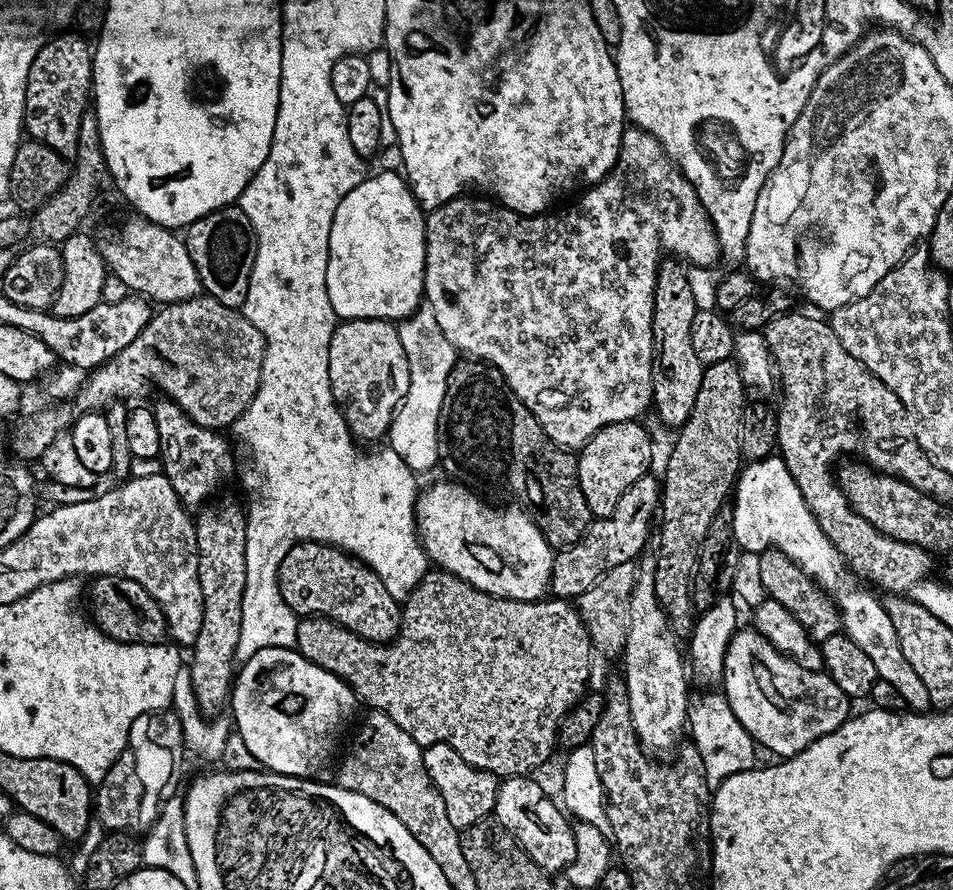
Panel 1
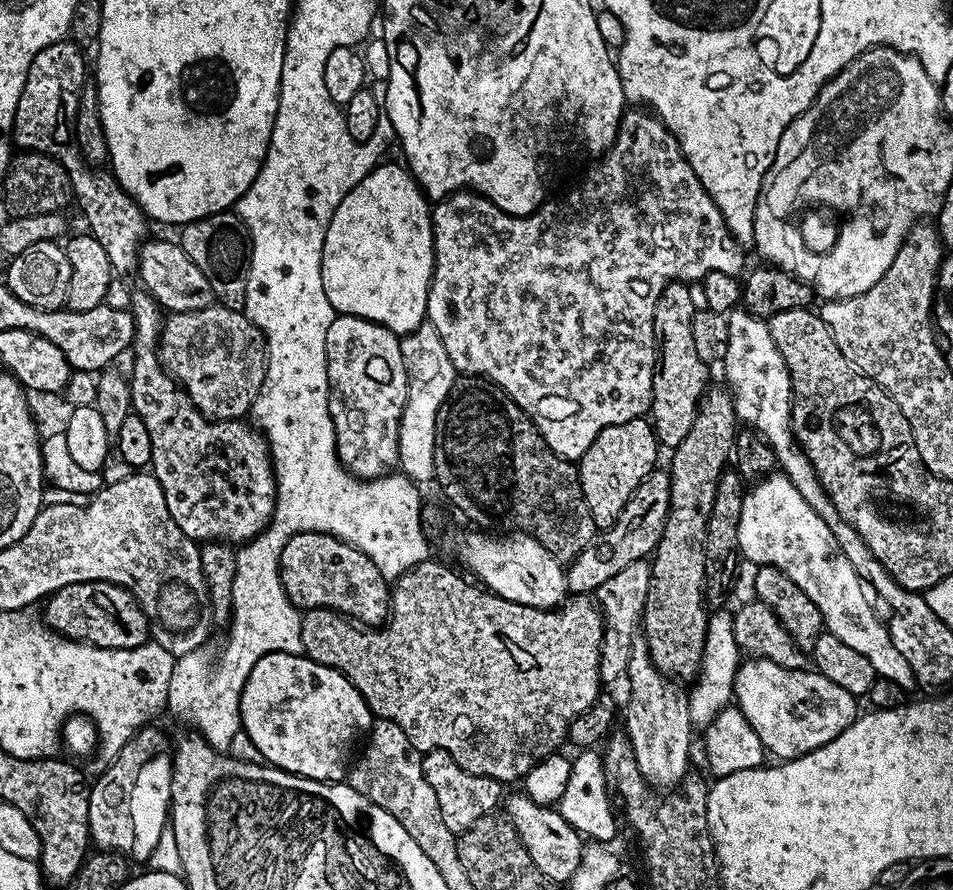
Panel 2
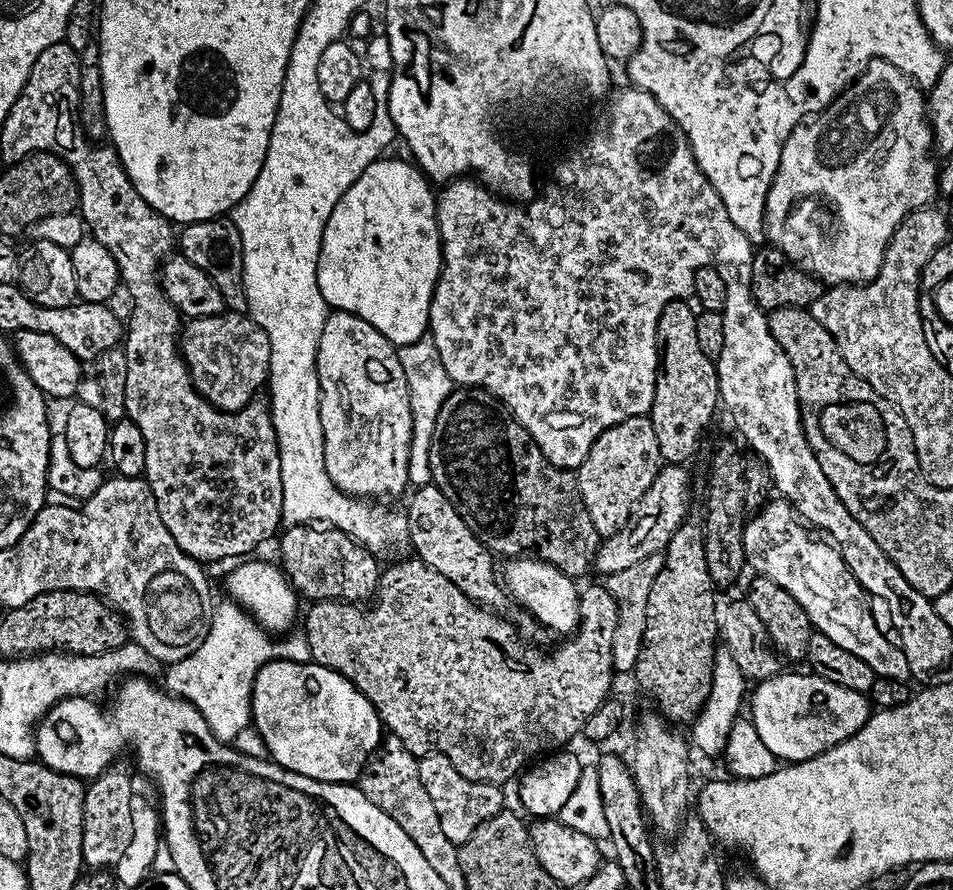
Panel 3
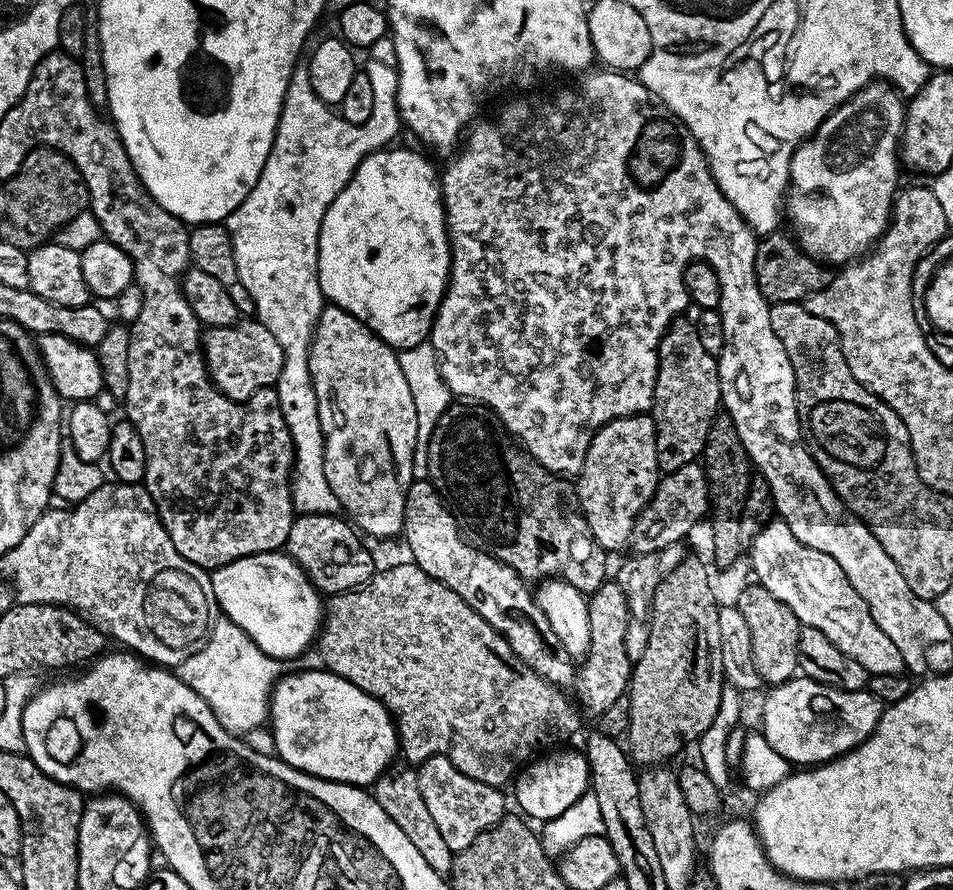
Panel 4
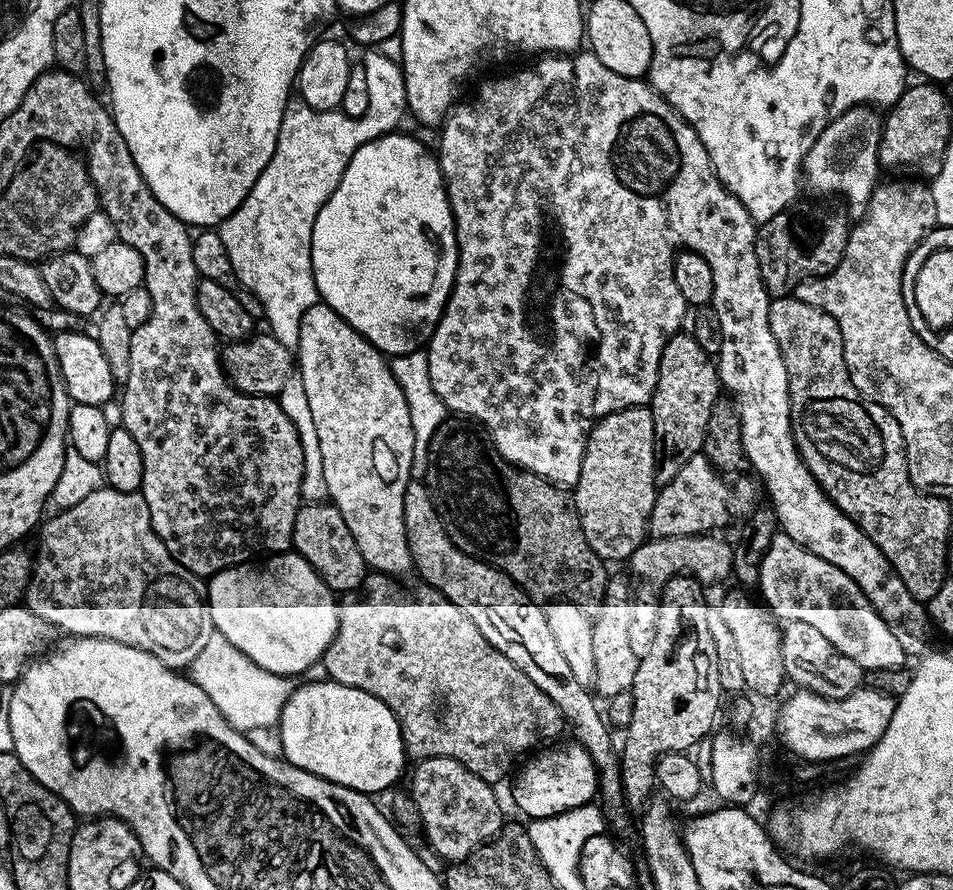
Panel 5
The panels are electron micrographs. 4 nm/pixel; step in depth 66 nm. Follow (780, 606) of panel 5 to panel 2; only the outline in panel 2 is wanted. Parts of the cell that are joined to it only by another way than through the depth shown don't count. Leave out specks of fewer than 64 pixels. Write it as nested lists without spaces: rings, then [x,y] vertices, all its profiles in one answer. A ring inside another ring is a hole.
[[[771,474],[763,479],[755,481],[745,491],[744,501],[742,502],[742,518],[738,522],[738,546],[740,547],[741,557],[746,561],[749,560],[752,566],[767,566],[777,568],[818,610],[824,619],[824,627],[827,631],[834,634],[834,638],[842,638],[846,646],[858,650],[865,658],[870,658],[870,666],[874,666],[877,677],[890,678],[890,682],[898,682],[905,690],[912,690],[917,687],[916,675],[914,670],[910,670],[910,662],[898,654],[898,646],[892,644],[888,636],[888,629],[885,621],[876,617],[876,612],[872,609],[872,604],[868,601],[869,593],[866,591],[866,585],[860,579],[860,575],[854,570],[850,558],[838,546],[830,526],[813,510],[810,502],[798,494],[794,482],[783,474]]]

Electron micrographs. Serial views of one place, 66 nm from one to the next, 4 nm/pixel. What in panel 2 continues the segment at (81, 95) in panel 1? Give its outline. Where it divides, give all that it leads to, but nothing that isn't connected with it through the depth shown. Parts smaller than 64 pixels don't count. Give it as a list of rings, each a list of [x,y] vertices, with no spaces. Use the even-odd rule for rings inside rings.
[[[65,38],[46,46],[30,62],[28,77],[24,83],[24,95],[20,97],[14,122],[11,143],[17,149],[42,152],[53,156],[68,171],[75,203],[84,211],[87,231],[106,250],[113,269],[120,274],[135,273],[140,262],[140,247],[149,239],[150,221],[135,200],[108,170],[97,170],[89,165],[76,145],[74,118],[80,101],[80,89],[84,87],[84,56],[81,45]]]

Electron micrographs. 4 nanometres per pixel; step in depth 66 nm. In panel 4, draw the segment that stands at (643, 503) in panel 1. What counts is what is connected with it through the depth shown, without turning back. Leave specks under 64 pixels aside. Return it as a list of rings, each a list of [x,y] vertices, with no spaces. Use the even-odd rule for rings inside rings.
[[[693,462],[661,475],[656,485],[656,493],[634,522],[634,530],[628,539],[631,551],[636,554],[650,554],[654,550],[681,543],[685,539],[683,536],[690,535],[692,527],[703,516],[705,519],[709,512],[708,478],[699,463]]]

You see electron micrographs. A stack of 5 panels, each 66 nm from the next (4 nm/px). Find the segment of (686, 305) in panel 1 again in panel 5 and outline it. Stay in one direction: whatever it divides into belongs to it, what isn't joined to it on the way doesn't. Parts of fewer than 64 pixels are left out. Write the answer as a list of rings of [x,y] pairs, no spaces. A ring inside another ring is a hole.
[[[687,331],[671,336],[662,350],[658,382],[650,405],[656,435],[657,485],[669,484],[674,474],[703,449],[710,410],[721,396],[720,373],[713,357]]]

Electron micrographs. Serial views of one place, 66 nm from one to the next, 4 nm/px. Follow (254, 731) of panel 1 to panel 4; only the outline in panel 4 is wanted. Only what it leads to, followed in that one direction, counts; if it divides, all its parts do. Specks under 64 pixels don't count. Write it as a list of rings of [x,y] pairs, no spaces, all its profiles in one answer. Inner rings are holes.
[[[296,670],[292,674],[281,675],[270,695],[268,716],[276,743],[276,756],[291,768],[323,780],[357,786],[375,784],[377,778],[389,771],[391,764],[388,763],[398,756],[396,725],[388,709],[370,694],[358,690],[354,682],[346,682],[346,678],[330,671]]]

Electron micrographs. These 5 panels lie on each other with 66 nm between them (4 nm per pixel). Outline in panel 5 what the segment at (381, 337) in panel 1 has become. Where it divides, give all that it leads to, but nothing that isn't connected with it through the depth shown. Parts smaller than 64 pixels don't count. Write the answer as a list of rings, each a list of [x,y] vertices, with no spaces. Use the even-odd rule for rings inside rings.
[[[318,302],[302,314],[302,322],[298,332],[298,346],[294,350],[294,360],[298,365],[298,378],[306,390],[306,402],[310,402],[310,414],[314,417],[314,426],[318,430],[318,447],[322,449],[322,474],[326,478],[326,490],[331,503],[346,518],[346,526],[350,526],[350,534],[354,534],[354,542],[358,542],[358,550],[362,550],[362,558],[369,569],[377,573],[400,578],[403,572],[412,572],[414,565],[410,546],[406,538],[406,522],[402,514],[402,498],[406,494],[406,486],[412,476],[412,455],[414,454],[414,430],[410,426],[410,410],[406,406],[406,398],[402,394],[402,386],[396,381],[397,373],[388,369],[389,361],[383,352],[369,342],[358,330],[351,328],[345,320],[328,304]]]

